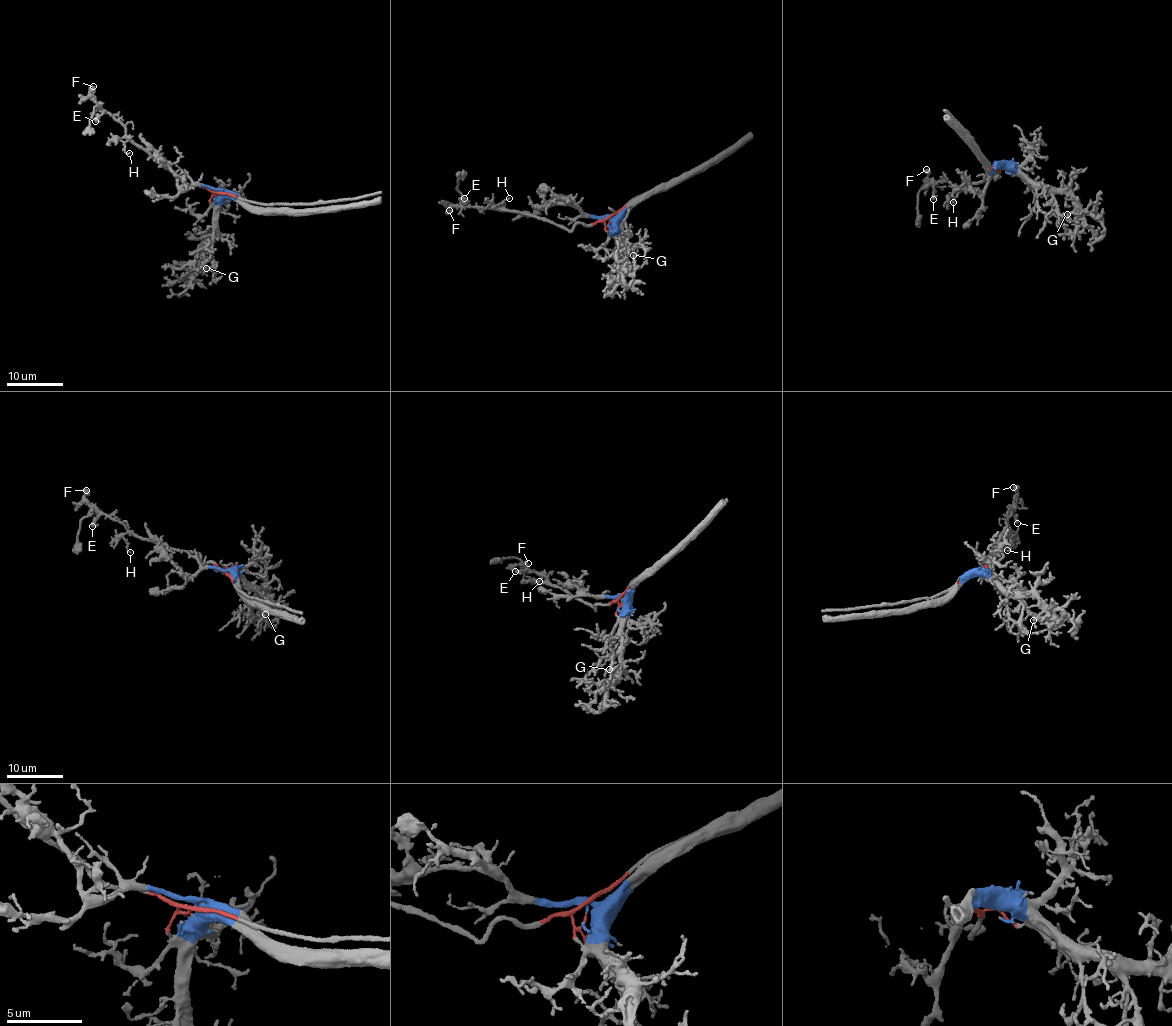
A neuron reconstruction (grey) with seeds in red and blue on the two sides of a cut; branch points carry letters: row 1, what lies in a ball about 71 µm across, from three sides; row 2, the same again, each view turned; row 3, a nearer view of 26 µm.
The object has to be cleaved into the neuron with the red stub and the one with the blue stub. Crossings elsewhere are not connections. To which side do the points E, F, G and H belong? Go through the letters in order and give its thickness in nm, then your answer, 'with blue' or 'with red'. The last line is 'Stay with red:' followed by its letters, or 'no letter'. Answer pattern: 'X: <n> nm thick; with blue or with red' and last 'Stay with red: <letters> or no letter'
E: 380 nm thick; with red
F: 650 nm thick; with red
G: 160 nm thick; with blue
H: 130 nm thick; with red
Stay with red: E, F, H

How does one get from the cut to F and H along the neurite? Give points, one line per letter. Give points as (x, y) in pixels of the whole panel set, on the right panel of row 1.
F: (998, 169), (995, 178), (998, 177), (959, 188), (947, 181), (936, 184), (929, 180), (925, 169)
H: (998, 169), (995, 178), (998, 177), (978, 184), (965, 184), (953, 191), (952, 202)

